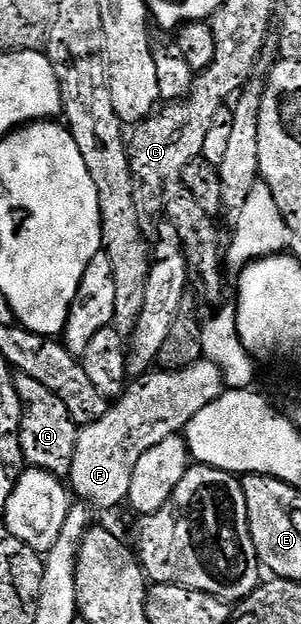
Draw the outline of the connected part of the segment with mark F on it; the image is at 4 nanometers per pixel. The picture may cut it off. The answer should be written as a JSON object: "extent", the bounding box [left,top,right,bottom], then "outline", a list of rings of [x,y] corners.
{"extent":[67,358,226,510],"outline":[[[204,358],[180,370],[153,370],[136,377],[110,403],[107,414],[103,414],[99,422],[91,422],[78,431],[67,477],[72,493],[103,510],[123,504],[128,499],[131,474],[135,474],[139,458],[143,458],[151,446],[159,446],[163,438],[184,433],[191,418],[195,418],[203,406],[218,400],[226,388],[221,367]]]}

